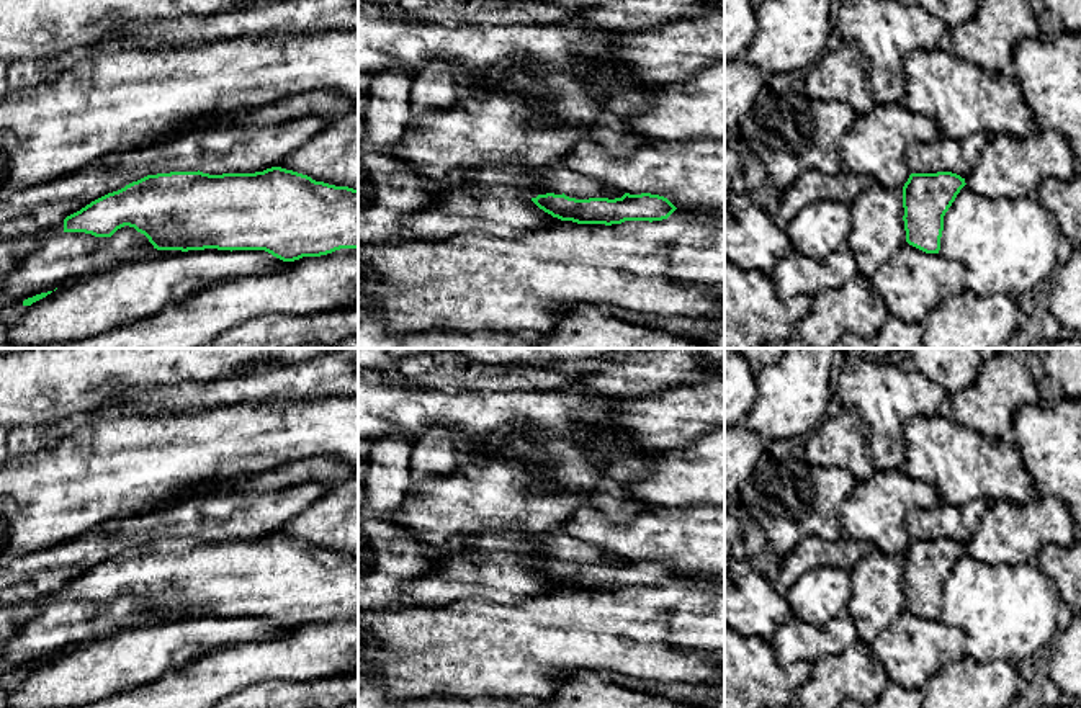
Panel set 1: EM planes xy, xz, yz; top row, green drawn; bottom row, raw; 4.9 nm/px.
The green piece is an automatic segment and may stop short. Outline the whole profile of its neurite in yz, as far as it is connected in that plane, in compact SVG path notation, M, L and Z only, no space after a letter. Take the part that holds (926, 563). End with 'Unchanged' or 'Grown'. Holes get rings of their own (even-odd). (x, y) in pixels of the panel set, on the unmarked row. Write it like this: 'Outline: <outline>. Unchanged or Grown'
Outline: M952 538L911 540L903 553L906 608L926 620L939 620L944 582L965 553Z. Unchanged

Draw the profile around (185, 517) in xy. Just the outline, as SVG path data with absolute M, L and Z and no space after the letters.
M303 482L267 494L219 487L188 494L146 515L111 518L90 531L0 569L0 607L38 602L92 567L147 541L170 538L255 540L280 530L329 492Z

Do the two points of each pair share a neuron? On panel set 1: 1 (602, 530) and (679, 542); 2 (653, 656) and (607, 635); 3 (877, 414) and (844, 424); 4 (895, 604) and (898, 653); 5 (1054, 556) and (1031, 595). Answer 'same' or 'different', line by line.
1: same
2: same
3: different
4: different
5: different

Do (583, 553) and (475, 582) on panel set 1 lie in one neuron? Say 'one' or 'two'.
one

